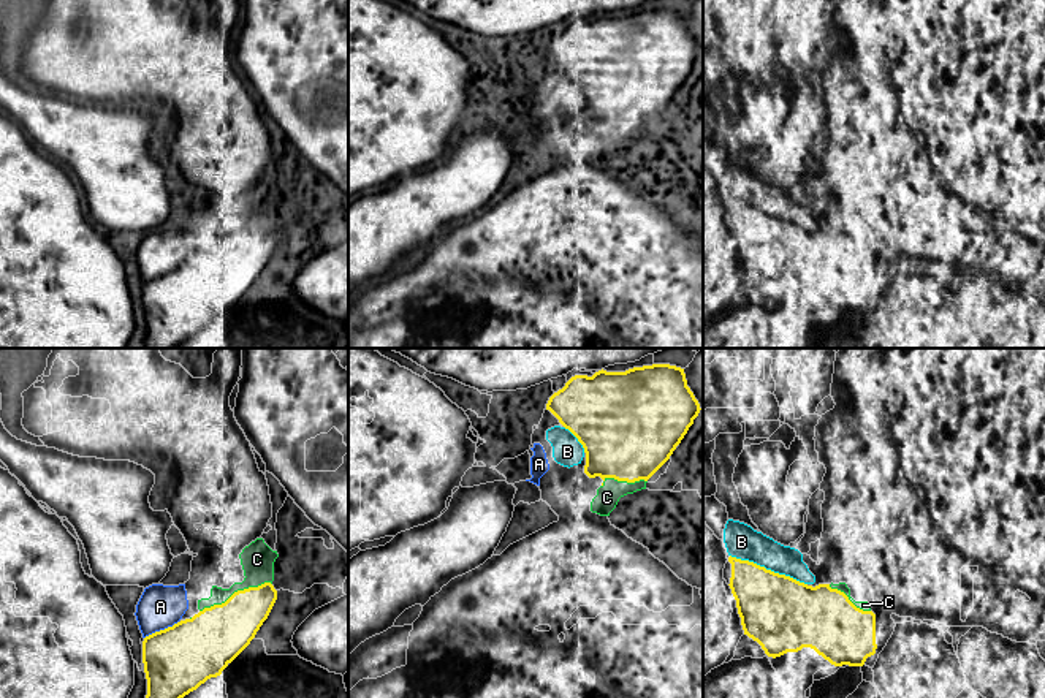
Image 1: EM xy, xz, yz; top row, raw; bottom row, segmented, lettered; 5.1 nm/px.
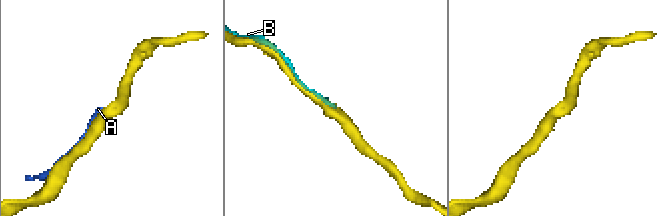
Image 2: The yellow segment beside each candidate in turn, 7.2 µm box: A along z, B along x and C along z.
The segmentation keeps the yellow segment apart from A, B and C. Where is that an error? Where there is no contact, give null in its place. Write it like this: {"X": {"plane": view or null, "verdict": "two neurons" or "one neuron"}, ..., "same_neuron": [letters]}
{"A": {"plane": "xy", "verdict": "two neurons"}, "B": {"plane": "yz", "verdict": "two neurons"}, "C": {"plane": "xy", "verdict": "one neuron"}, "same_neuron": ["C"]}

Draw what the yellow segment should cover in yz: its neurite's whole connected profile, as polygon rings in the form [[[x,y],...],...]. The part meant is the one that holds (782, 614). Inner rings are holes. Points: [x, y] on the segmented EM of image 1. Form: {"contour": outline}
{"contour": [[[728,557],[730,589],[736,600],[744,635],[757,641],[768,657],[814,649],[834,666],[863,666],[876,654],[876,614],[871,603],[855,601],[846,582],[815,587],[774,573],[749,560]]]}

